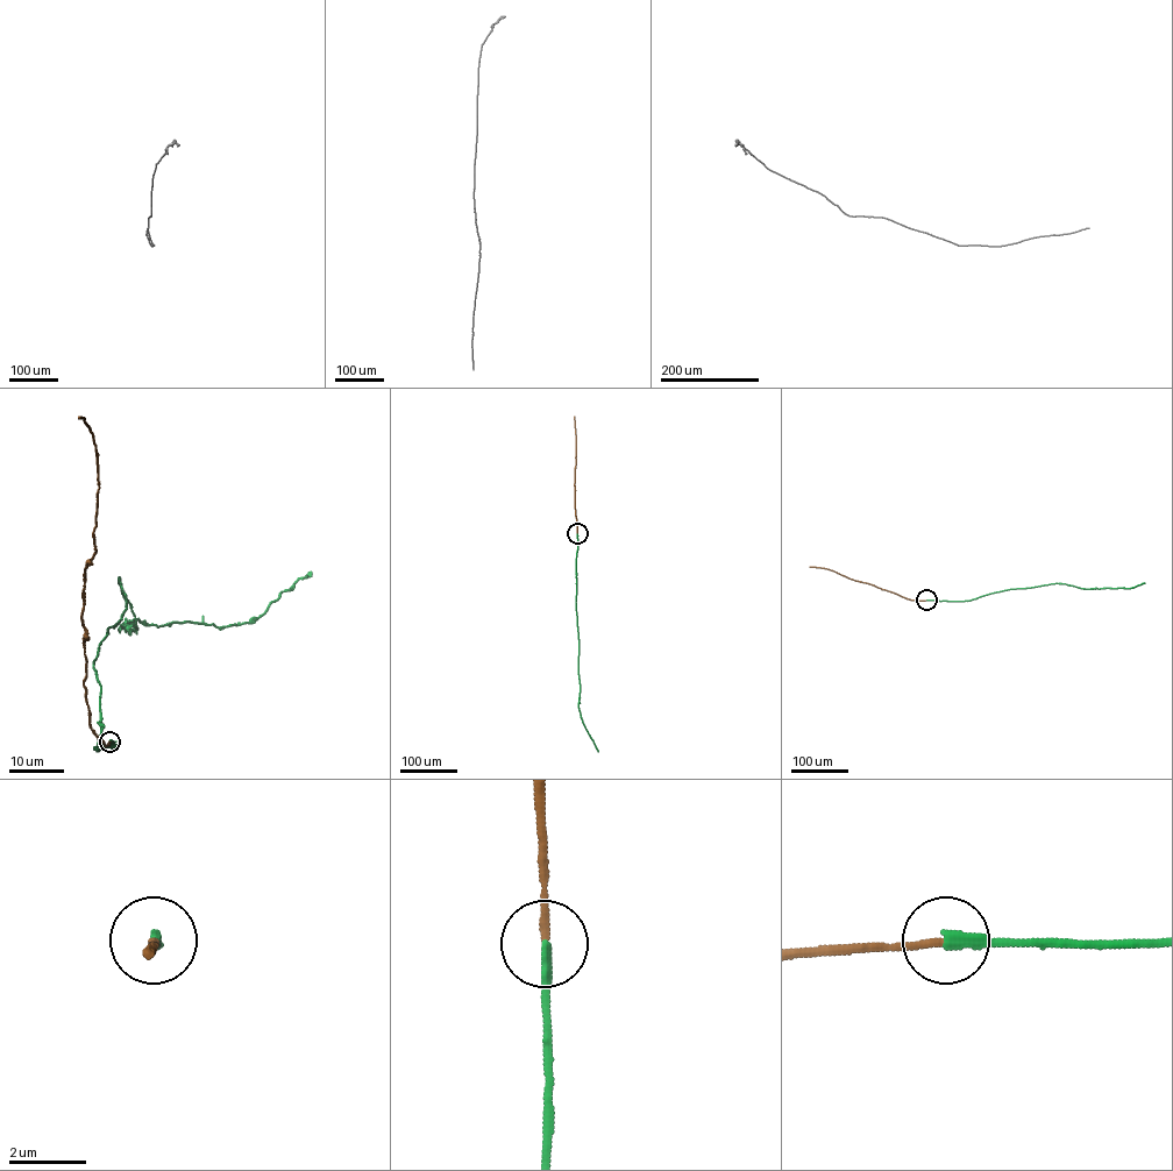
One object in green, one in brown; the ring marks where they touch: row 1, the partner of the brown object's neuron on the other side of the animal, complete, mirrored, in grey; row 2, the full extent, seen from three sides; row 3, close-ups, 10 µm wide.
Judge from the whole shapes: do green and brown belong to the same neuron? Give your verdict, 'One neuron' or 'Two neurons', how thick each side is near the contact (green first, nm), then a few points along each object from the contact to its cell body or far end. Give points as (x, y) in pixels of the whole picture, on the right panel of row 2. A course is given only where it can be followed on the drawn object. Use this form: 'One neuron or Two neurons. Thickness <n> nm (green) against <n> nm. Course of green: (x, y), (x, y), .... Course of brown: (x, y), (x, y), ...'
One neuron. Thickness 320 nm (green) against 190 nm. Course of green: (926, 600), (969, 601), (1010, 589), (1056, 583), (1088, 589), (1132, 588), (1144, 583). Course of brown: (926, 600), (907, 598), (829, 569), (809, 567)

